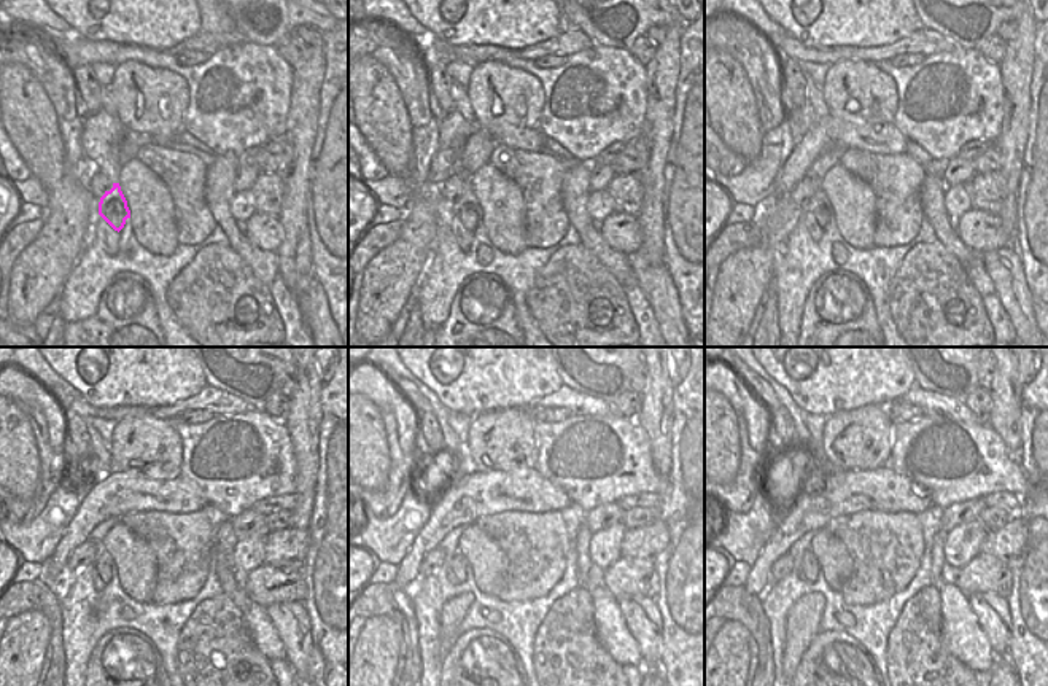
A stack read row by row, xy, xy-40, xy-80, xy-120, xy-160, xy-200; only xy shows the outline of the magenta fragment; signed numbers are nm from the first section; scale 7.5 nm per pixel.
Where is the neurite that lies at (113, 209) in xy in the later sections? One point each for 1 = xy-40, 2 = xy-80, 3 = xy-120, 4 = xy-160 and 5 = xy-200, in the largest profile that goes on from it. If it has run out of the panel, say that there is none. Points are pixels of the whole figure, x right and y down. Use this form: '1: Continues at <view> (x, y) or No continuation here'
1: Continues at xy-40 (466, 207)
2: Continues at xy-80 (821, 209)
3: Continues at xy-120 (104, 564)
4: Continues at xy-160 (458, 565)
5: Continues at xy-200 (810, 565).

